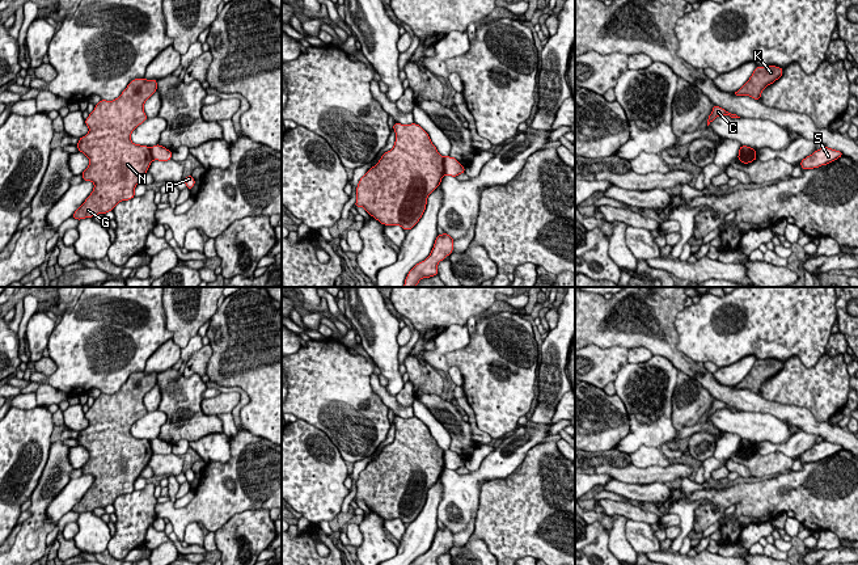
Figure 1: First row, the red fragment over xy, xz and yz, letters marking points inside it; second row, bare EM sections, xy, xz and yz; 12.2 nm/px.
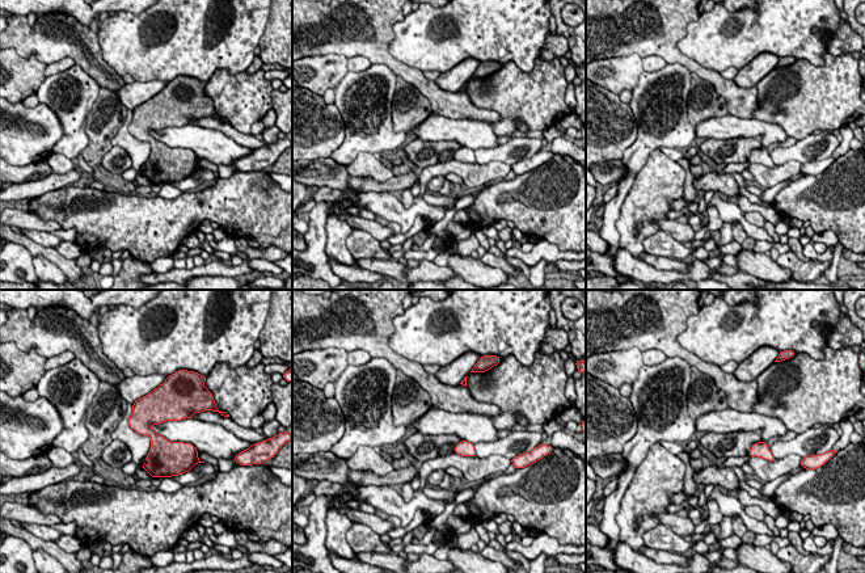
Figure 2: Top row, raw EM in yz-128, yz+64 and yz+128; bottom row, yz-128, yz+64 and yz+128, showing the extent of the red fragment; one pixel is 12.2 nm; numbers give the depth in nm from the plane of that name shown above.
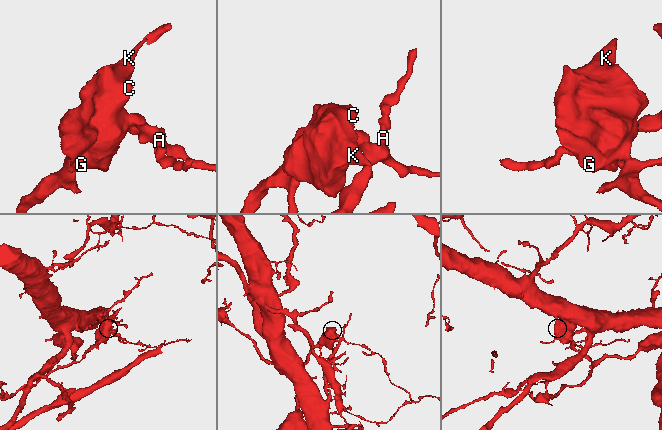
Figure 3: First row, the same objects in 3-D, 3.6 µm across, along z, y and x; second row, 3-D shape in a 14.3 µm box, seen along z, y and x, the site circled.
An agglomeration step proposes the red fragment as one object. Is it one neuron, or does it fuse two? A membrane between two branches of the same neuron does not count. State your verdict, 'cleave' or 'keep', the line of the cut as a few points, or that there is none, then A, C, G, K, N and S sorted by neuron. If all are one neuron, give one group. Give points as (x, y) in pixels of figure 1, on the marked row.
cleave | xz (443, 157), (444, 173) | A S / C G K N

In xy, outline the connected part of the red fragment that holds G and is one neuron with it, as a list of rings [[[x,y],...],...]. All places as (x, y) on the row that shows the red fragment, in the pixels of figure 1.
[[[134,79],[118,98],[101,100],[85,119],[89,132],[79,139],[77,148],[89,159],[88,168],[81,173],[83,181],[92,181],[94,187],[72,218],[81,220],[98,214],[103,215],[113,211],[119,202],[135,197],[135,187],[148,172],[153,159],[149,147],[131,142],[131,132],[148,119],[144,113],[144,102],[156,90],[157,80]]]

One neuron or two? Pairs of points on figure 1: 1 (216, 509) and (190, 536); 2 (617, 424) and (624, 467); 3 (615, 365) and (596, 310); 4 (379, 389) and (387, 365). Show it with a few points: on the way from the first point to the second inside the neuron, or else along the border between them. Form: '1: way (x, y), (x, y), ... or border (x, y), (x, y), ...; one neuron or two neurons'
1: border (198, 522), (190, 522), (186, 526), (182, 540); two neurons
2: border (616, 447), (588, 452); two neurons
3: border (588, 344), (600, 348), (625, 346), (628, 349); two neurons
4: border (384, 387), (394, 396); two neurons

